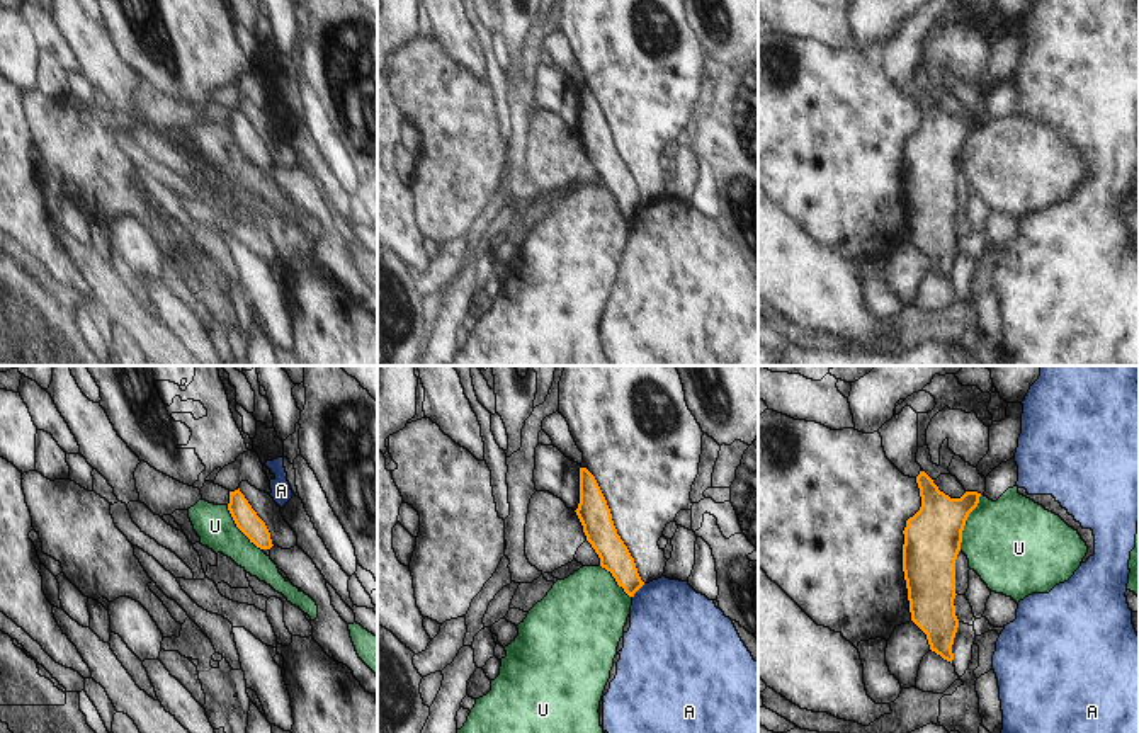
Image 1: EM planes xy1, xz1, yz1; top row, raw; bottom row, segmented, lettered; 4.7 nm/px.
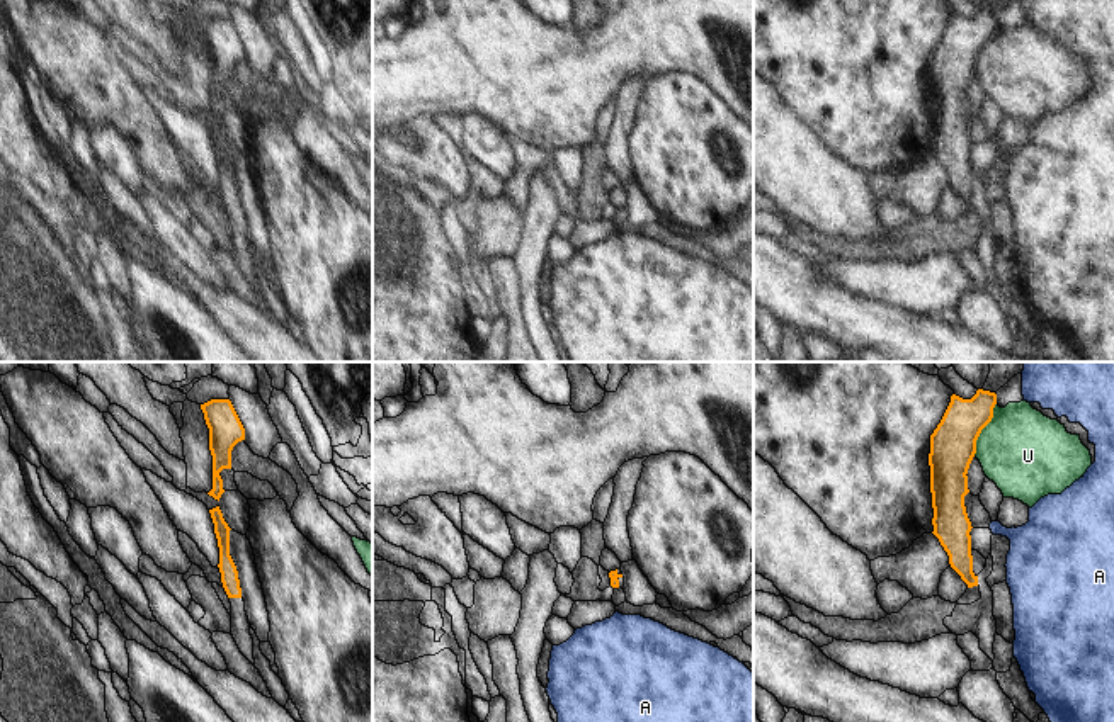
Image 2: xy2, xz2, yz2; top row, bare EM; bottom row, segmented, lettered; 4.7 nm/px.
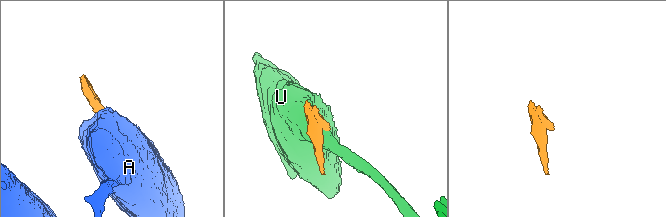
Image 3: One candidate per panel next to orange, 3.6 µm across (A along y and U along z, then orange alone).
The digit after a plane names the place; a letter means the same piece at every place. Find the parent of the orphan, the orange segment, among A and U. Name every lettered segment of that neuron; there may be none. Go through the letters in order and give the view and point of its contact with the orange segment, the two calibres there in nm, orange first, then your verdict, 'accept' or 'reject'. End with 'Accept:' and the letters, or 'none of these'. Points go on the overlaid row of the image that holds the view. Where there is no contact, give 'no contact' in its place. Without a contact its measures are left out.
A: xz1 (638, 589) | 140/400 nm | reject
U: yz1 (964, 522) | 280/440 nm | reject
Accept: none of these

